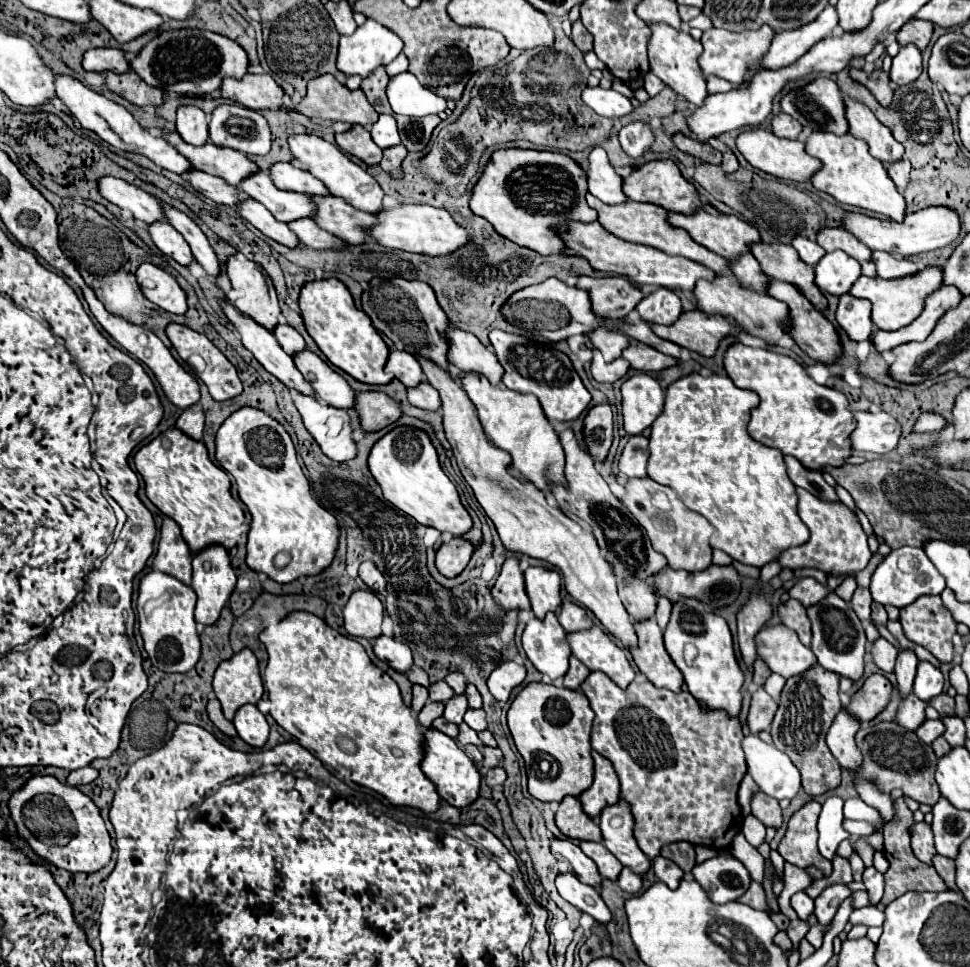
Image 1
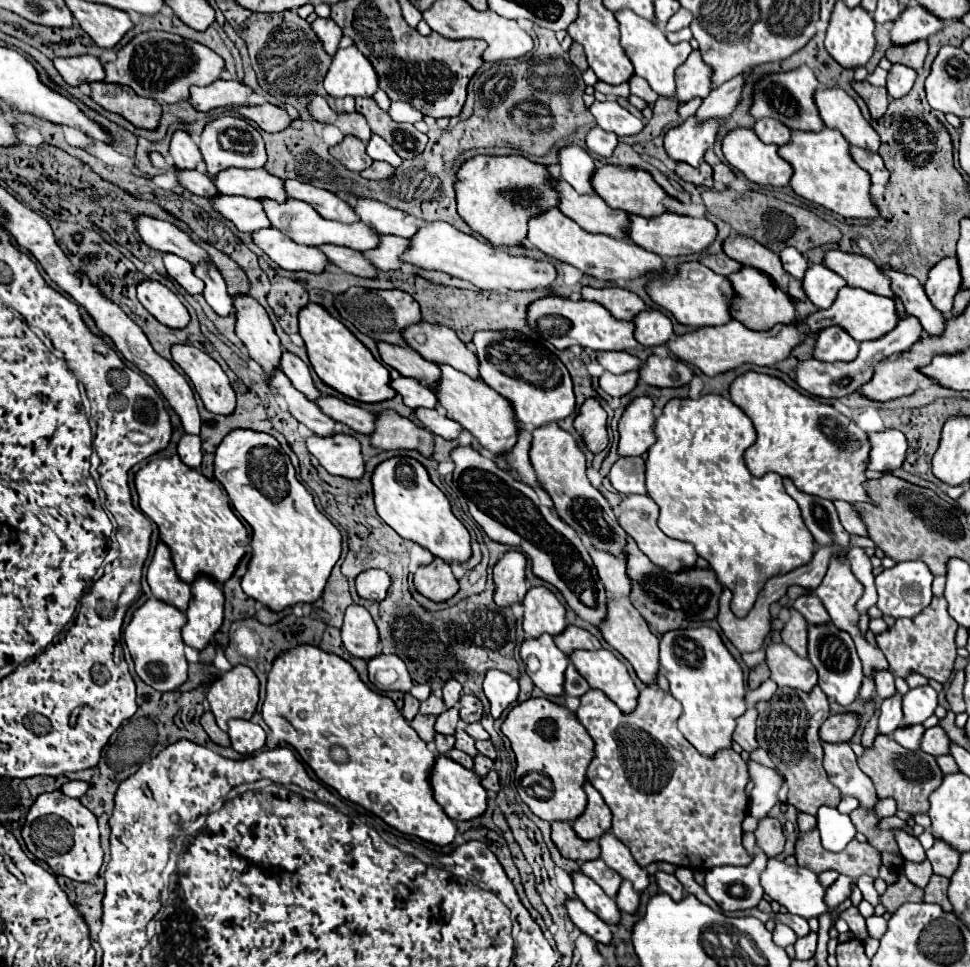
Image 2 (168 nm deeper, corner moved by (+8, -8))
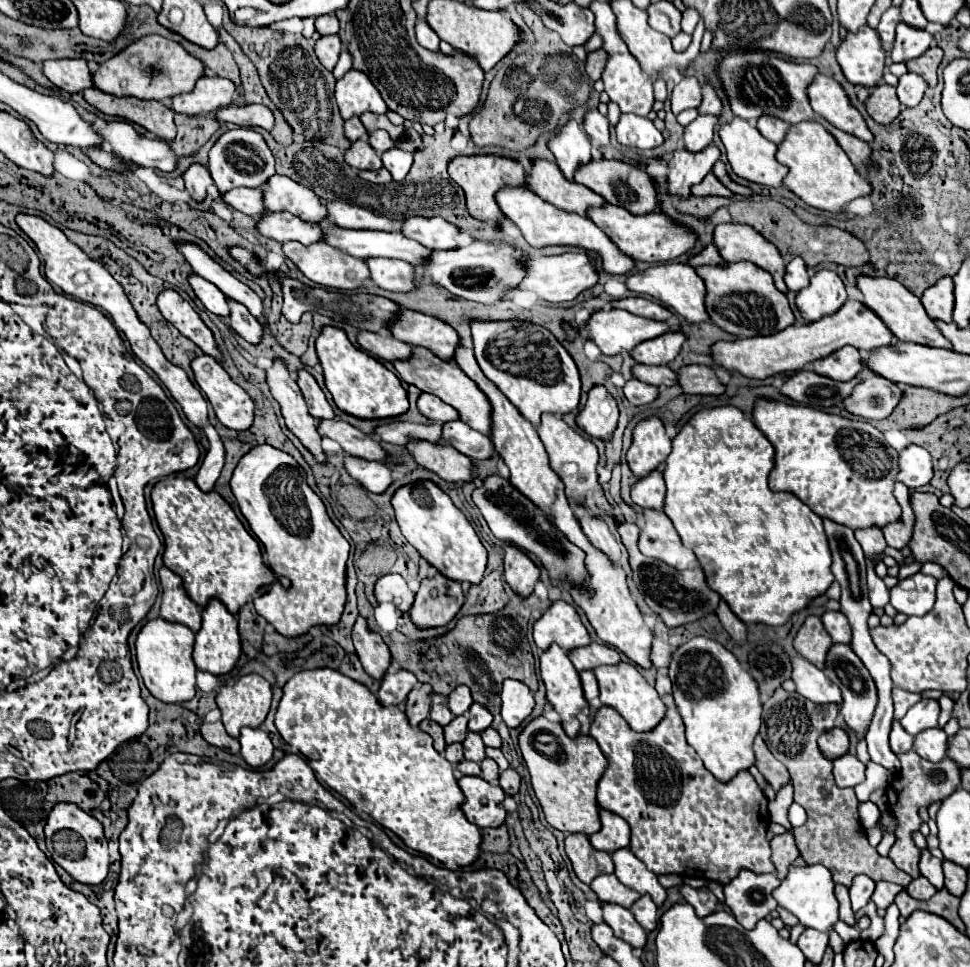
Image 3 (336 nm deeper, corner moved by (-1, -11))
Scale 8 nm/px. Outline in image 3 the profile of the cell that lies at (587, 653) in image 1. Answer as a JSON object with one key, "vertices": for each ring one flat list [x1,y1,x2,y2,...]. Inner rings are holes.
{"vertices":[[617,663,617,665,601,665,593,669,597,681,599,681,599,699,603,705,611,705,613,709,619,711,619,715,629,723,631,729,635,731,649,731,655,727,663,715,665,715,665,705,661,703,657,691,643,679,643,675,637,671,635,665,631,663]]}

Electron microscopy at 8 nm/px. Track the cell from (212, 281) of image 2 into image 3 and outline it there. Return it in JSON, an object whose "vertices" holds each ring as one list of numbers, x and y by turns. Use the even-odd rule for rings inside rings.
{"vertices":[[227,297,227,305,229,305,229,325,249,343,259,343,263,329,261,323,249,315,249,309,243,307,239,301]]}

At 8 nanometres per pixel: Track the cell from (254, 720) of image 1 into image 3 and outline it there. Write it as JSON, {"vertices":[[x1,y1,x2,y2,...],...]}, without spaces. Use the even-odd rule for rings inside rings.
{"vertices":[[243,727,239,743,241,743,241,755,251,767,261,767,273,757,273,743,269,739,269,733,263,729]]}

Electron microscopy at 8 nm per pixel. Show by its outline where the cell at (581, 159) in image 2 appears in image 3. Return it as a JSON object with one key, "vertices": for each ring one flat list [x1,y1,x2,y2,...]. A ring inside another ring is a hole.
{"vertices":[[569,121,559,131,559,135,549,141,549,149,553,151,557,165,569,181,573,181,577,167,591,161,591,141,575,121]]}

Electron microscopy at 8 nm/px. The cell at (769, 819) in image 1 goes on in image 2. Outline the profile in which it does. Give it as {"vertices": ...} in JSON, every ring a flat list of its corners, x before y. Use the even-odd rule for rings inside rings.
{"vertices":[[762,818,758,828,756,828,756,844,758,848,768,856,774,858,784,850,786,838,784,838,784,830,782,824,776,818]]}

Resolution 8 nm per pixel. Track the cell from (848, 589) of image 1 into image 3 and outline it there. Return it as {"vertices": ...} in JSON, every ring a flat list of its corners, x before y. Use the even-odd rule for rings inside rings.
{"vertices":[[943,695,939,699,939,705,941,707,941,713,939,715,938,719,938,725,939,728,943,728,946,723,951,719,952,717,952,710,953,710,953,705,954,702,951,701,949,697]]}

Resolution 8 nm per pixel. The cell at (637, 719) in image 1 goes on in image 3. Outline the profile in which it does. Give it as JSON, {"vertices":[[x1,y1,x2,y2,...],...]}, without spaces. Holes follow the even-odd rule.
{"vertices":[[667,669,657,671,655,689,665,703,665,717,651,731,637,733,613,707,599,707,589,735,599,743,603,755,607,757,607,769,599,779,597,801,603,809,609,809,623,817,631,827,629,849,655,873,679,873,685,877,701,877,707,881,717,881,721,885,737,877,737,871,751,869,755,873,773,873,771,849,767,841,767,799,759,789,755,777,749,771,739,771,729,781,719,781,705,769,697,751,685,739,685,725,673,701,671,679]]}

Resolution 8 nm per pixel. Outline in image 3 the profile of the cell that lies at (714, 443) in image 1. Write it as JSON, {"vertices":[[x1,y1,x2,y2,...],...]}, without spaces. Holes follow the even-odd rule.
{"vertices":[[733,405,697,411,675,435,673,451,665,459,665,513,673,521,683,545,697,555,709,587,729,603,743,623,783,625,795,611,807,607,813,597,823,595,833,583,831,553,821,517,793,493,773,493,767,487,771,469,771,443]]}

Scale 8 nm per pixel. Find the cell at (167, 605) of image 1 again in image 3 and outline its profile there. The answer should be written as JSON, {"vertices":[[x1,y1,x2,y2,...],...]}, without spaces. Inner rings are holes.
{"vertices":[[163,617,147,621,135,641,137,649,137,665,139,673,143,677,145,687,161,701,165,703,183,703,195,697,195,673,197,667,193,663,193,639,195,633,181,625,181,623,171,623,165,621]]}

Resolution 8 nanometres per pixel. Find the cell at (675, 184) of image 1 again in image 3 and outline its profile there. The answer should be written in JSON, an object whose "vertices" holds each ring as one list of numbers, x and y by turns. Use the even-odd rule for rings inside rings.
{"vertices":[[593,159,585,167,577,169,577,179,575,181,589,187,595,193,599,193,601,197,605,197,607,203,619,205,619,207,627,209,633,215,647,215,647,213,653,213,659,207,657,189,653,185,653,181,649,179,649,175,645,171,641,171,639,167,623,163,623,161]]}

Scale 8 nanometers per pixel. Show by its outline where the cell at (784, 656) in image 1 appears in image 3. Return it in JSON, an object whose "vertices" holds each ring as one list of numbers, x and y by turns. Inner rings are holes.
{"vertices":[[801,655,791,659,793,673,791,679,795,683,795,691,813,703,841,703,841,691,837,685,811,661]]}

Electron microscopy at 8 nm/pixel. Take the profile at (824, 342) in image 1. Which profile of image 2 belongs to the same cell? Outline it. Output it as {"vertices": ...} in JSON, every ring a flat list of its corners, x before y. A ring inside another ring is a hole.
{"vertices":[[742,266,740,272,734,272,732,276,728,276,728,282,732,284,732,290,736,292,736,300,730,304,732,318,738,322,744,322,746,328,770,330,778,322,790,324,796,318,794,302,780,288,776,288,776,284,772,284,768,276,764,276,762,272,756,272,756,268]]}

